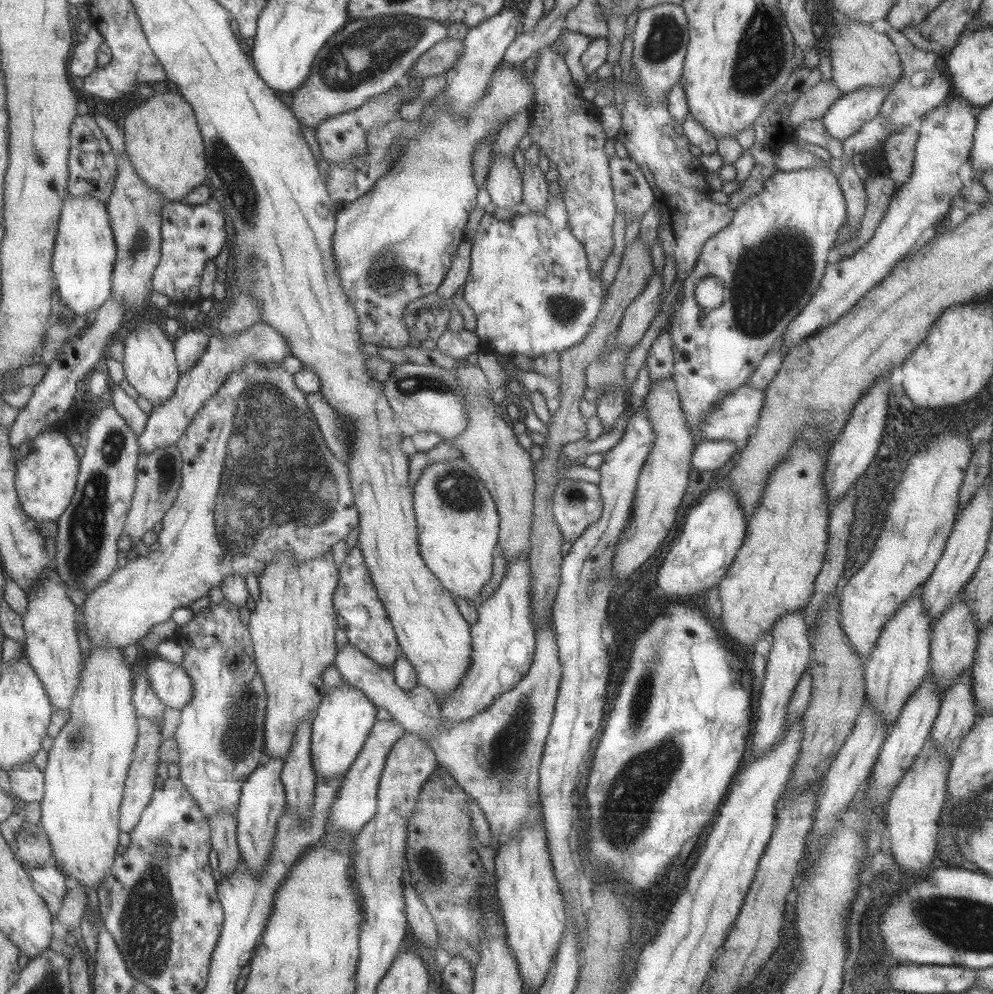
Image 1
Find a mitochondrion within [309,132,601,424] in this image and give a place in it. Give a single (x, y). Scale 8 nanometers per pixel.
(386, 267)

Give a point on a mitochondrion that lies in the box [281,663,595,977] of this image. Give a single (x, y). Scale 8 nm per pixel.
(505, 756)

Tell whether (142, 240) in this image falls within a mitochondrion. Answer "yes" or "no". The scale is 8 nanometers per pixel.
yes

